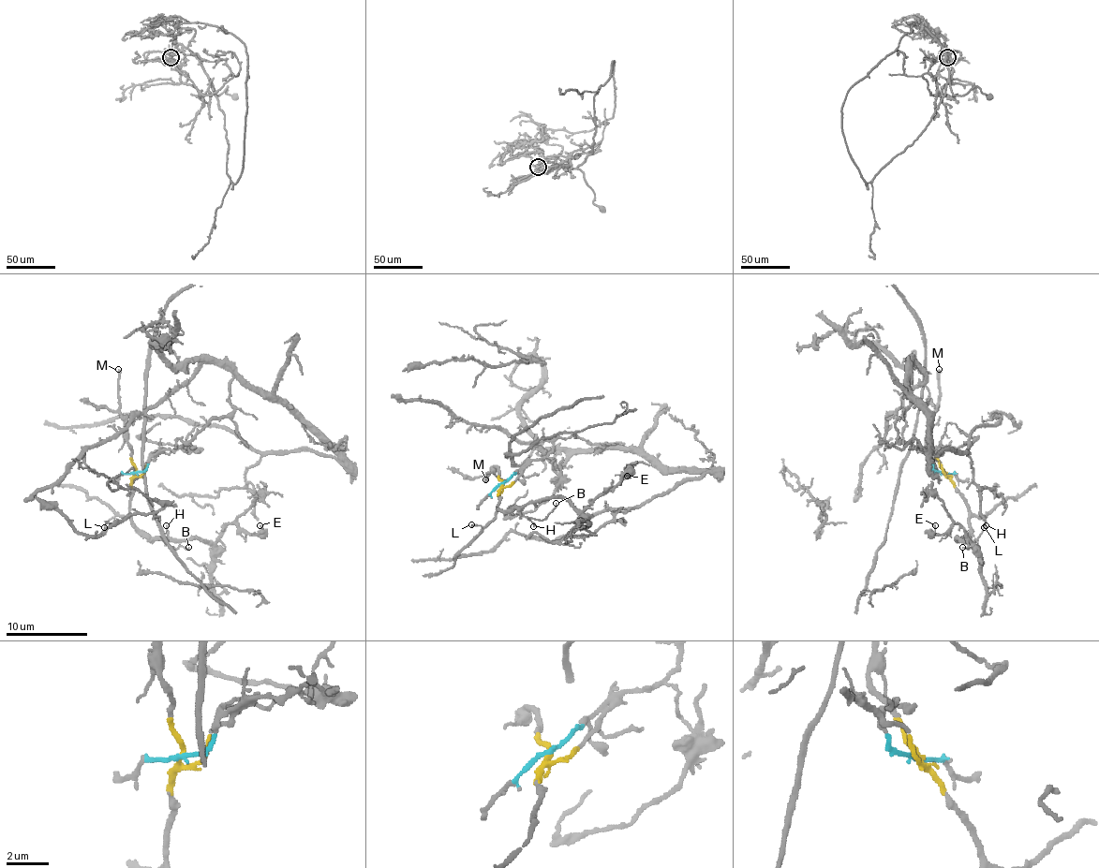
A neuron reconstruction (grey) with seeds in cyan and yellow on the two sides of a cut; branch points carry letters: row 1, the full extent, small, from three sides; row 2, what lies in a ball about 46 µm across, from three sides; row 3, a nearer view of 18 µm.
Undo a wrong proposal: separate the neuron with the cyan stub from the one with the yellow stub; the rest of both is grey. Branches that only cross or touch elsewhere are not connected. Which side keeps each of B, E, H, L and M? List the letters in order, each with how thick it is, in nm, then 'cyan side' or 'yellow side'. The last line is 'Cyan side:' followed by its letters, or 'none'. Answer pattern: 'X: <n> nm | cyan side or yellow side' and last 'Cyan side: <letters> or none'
B: 70 nm | yellow side
E: 110 nm | yellow side
H: 110 nm | yellow side
L: 110 nm | yellow side
M: 240 nm | yellow side
Cyan side: none

